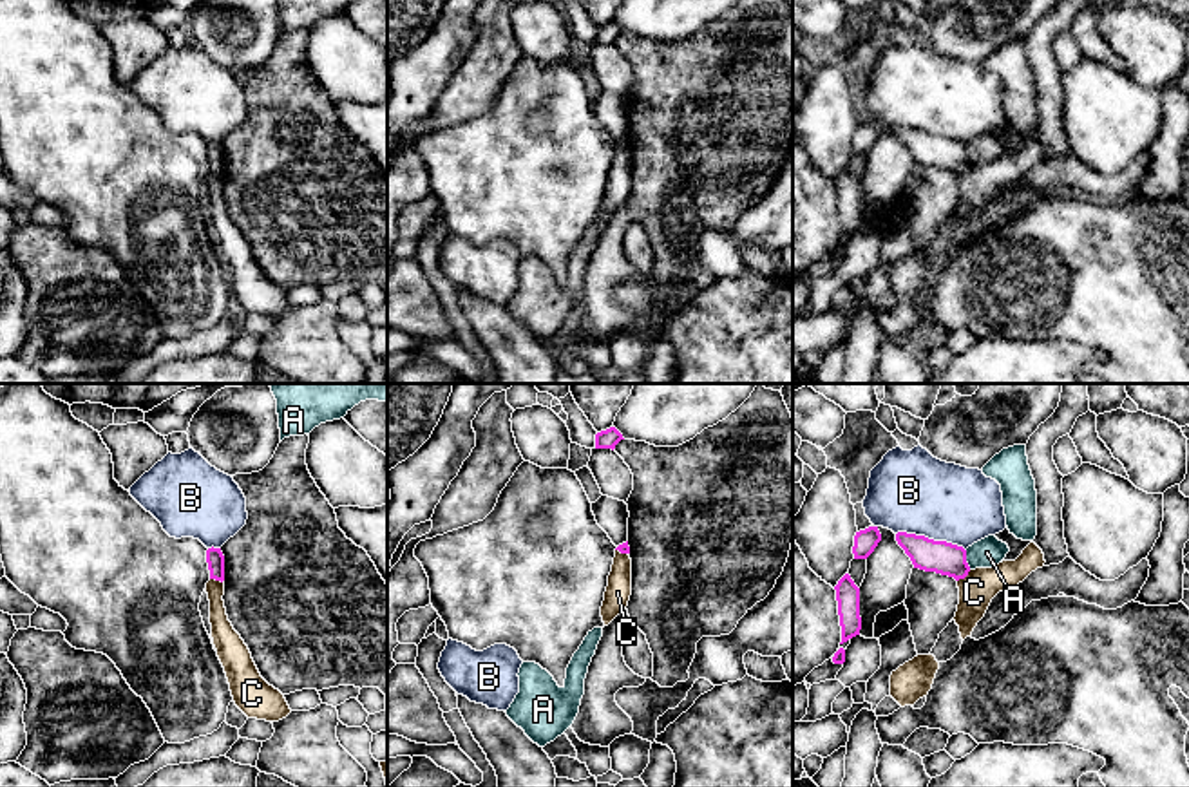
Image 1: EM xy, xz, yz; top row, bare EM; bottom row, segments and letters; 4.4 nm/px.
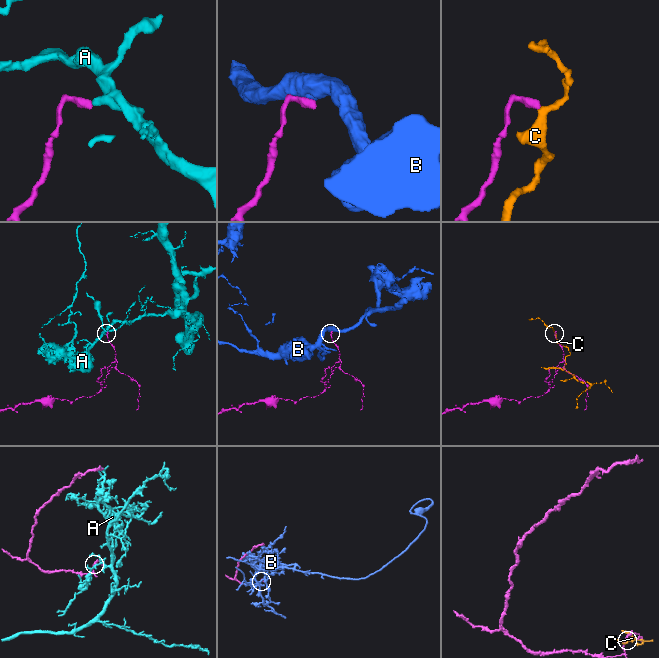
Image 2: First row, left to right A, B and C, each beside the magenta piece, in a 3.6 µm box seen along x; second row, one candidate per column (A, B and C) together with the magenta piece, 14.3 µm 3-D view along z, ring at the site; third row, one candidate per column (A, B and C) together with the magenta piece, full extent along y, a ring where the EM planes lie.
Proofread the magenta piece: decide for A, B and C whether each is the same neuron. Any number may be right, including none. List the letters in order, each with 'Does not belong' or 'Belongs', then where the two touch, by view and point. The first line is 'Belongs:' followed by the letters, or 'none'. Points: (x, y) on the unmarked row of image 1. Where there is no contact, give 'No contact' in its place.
Belongs: none
A: Does not belong. Touches magenta at yz (965, 154)
B: Does not belong. Touches magenta at yz (931, 134)
C: Does not belong. Touches magenta at yz (963, 172)

